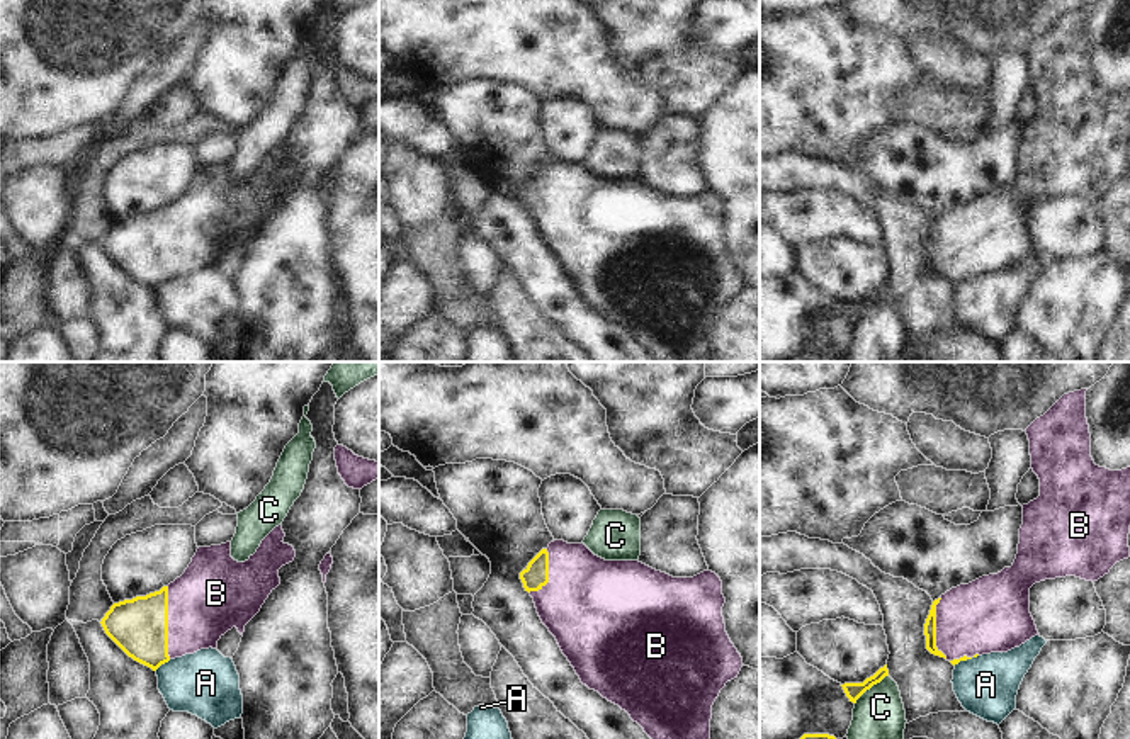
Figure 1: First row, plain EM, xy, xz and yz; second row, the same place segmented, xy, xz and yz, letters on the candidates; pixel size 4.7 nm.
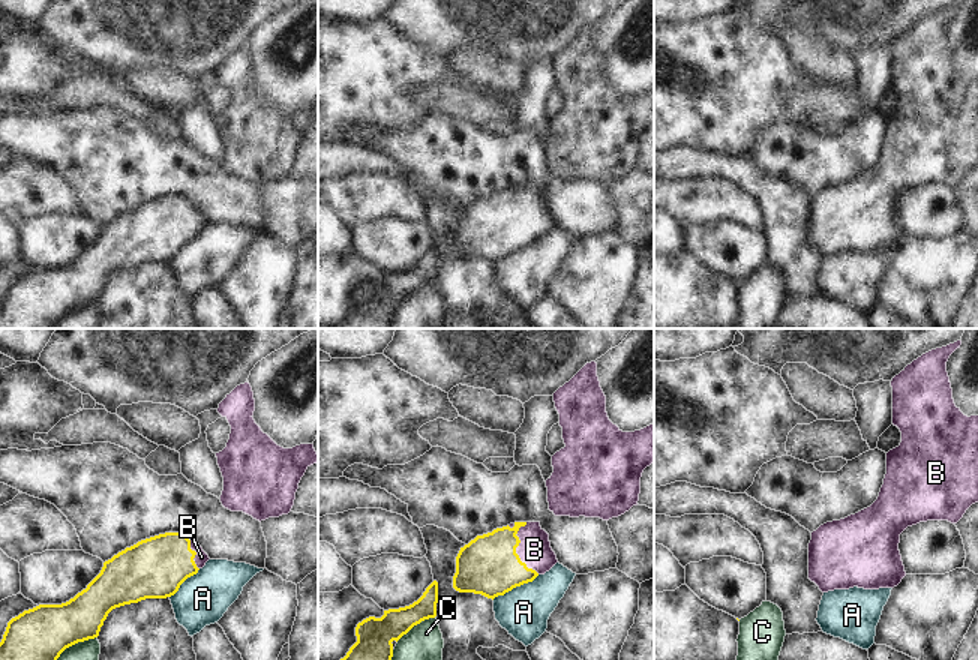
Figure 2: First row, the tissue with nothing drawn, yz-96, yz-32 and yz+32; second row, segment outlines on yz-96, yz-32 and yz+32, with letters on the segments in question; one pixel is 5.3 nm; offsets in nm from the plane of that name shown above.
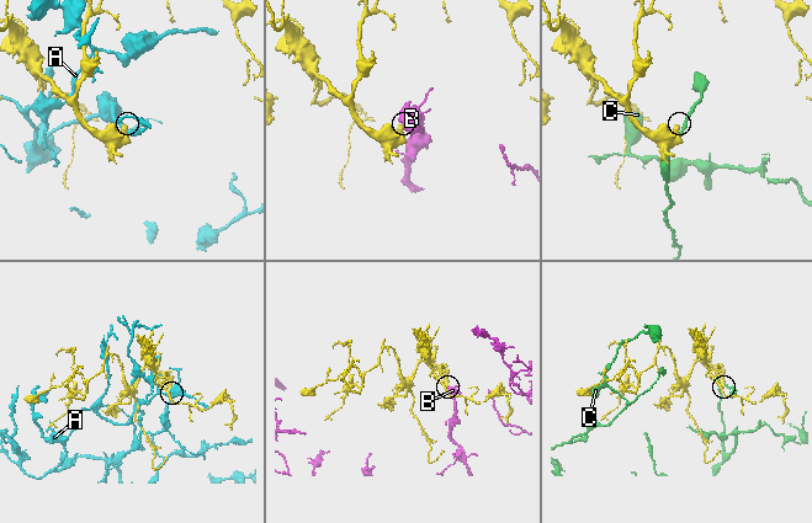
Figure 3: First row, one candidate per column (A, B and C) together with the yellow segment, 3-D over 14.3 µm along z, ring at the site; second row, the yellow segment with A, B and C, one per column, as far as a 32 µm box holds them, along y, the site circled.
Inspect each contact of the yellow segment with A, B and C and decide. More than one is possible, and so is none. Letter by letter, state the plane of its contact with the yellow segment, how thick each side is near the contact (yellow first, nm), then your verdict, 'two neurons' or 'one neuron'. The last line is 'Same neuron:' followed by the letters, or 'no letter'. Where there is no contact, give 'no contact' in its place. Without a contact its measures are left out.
A: contact in xy; calibres 280 and 320 nm; two neurons
B: contact in xy; calibres 280 and 360 nm; one neuron
C: contact in yz; calibres 80 and 260 nm; two neurons
Same neuron: B

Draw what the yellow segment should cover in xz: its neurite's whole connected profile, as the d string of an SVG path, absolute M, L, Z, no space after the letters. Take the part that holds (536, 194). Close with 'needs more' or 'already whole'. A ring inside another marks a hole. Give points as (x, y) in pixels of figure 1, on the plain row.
M554 160L520 199L583 304L625 330L653 362L709 362L712 324L743 287L726 251L715 192L673 197L639 180L605 180L585 163Z; needs more

